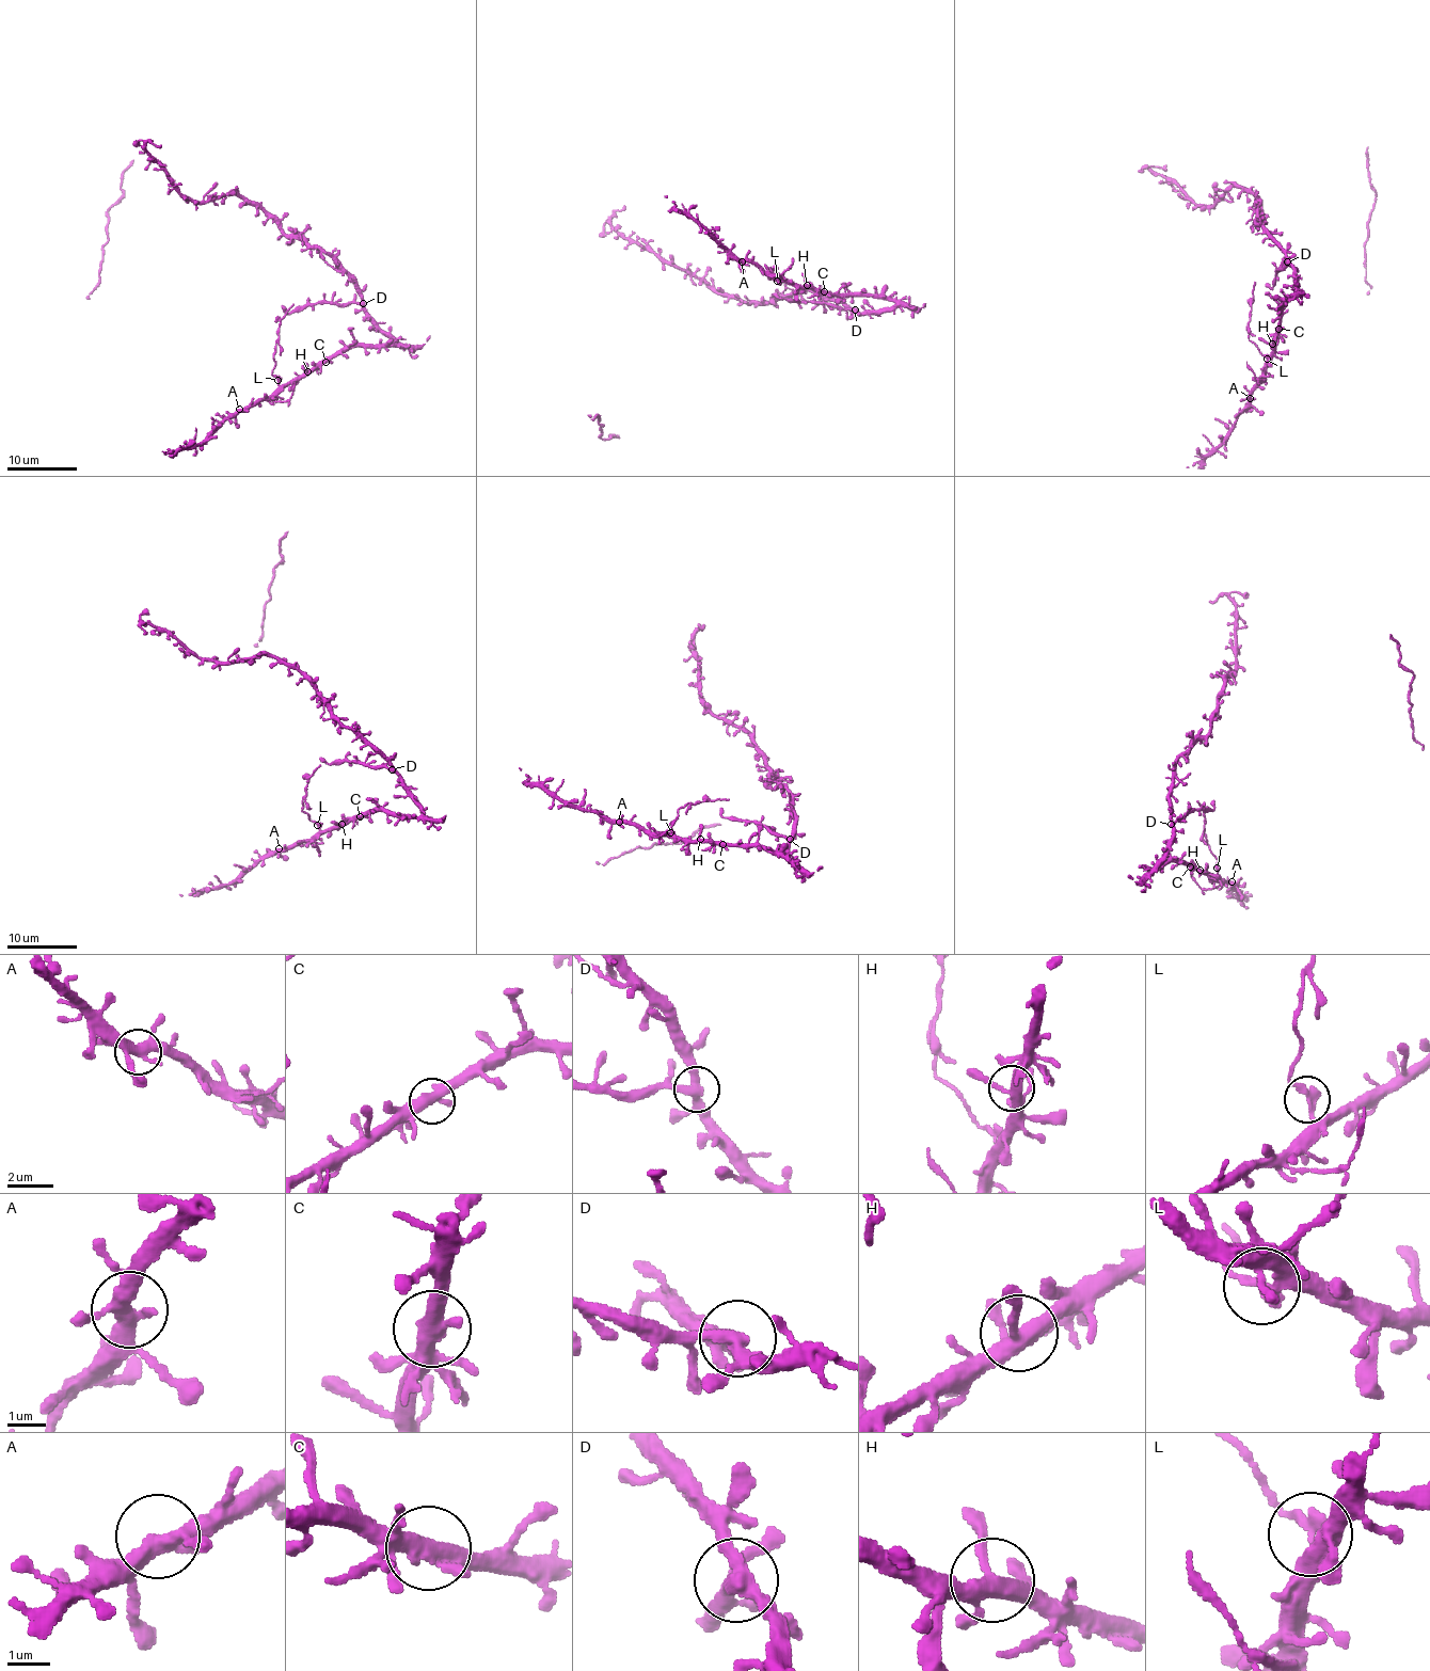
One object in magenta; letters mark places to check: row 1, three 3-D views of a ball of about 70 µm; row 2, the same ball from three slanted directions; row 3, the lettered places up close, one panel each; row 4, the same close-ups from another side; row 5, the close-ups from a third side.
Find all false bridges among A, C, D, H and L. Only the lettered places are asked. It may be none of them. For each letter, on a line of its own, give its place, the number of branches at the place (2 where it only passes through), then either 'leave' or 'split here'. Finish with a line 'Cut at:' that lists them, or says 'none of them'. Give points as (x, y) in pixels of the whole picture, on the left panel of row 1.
A: place (239, 409); branches 4; leave
C: place (326, 362); branches 2; leave
D: place (363, 303); branches 4; split here
H: place (307, 371); branches 4; leave
L: place (277, 380); branches 2; split here
Cut at: D, L

